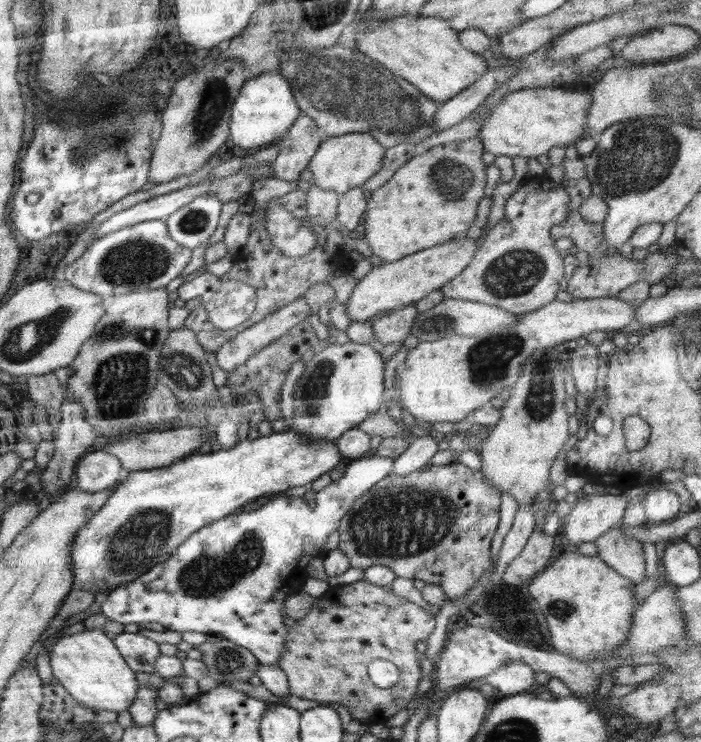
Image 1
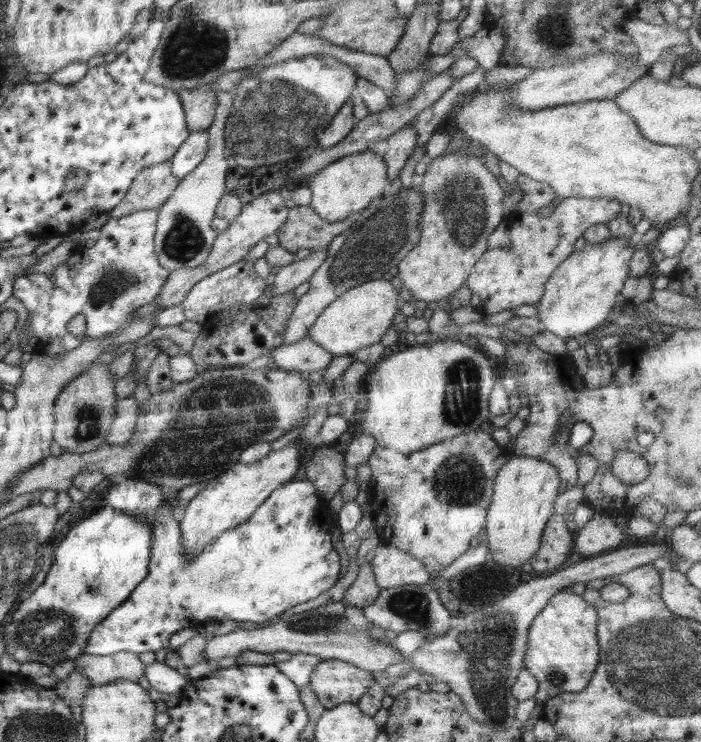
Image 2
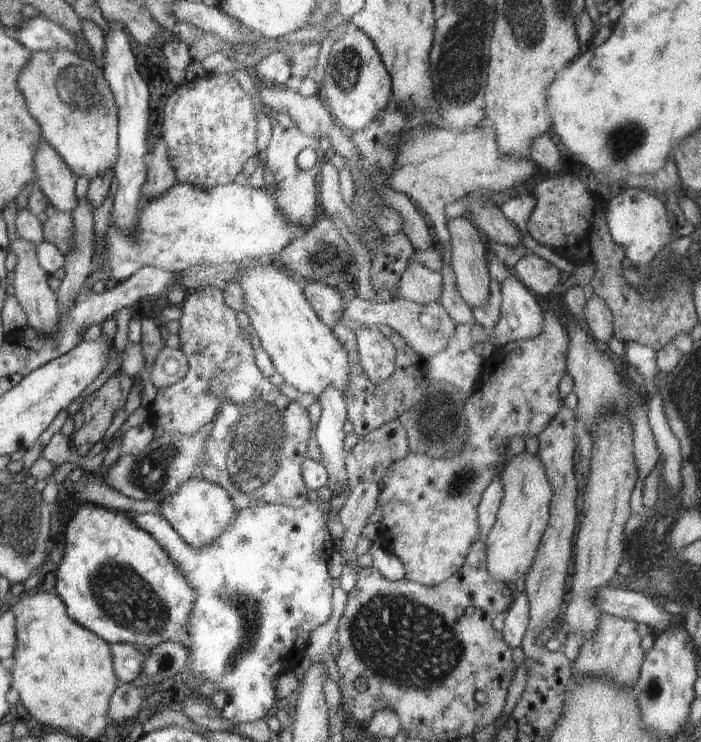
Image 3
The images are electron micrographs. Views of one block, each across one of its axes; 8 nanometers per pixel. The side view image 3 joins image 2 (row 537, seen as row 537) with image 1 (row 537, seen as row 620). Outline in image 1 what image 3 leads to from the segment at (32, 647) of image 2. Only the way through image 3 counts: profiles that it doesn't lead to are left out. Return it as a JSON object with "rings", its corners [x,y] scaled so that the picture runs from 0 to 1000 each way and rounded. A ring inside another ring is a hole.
{"rings":[[[409,577],[365,593],[348,593],[328,605],[280,615],[271,612],[237,629],[183,637],[130,704],[110,717],[101,733],[106,794],[128,795],[140,801],[150,792],[158,796],[187,786],[215,763],[240,755],[254,735],[285,712],[342,689],[351,677],[377,666],[405,666],[419,655],[442,652],[485,625],[486,612],[479,597],[451,596],[417,581]]]}

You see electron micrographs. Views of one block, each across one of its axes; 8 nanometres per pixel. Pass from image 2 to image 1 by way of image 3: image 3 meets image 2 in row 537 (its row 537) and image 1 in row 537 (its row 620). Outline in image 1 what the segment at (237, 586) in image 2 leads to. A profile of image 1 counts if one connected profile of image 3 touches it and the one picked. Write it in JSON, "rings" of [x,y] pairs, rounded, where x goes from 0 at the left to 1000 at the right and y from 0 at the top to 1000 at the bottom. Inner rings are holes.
{"rings":[[[529,611],[506,619],[496,628],[491,640],[468,652],[451,664],[447,679],[431,670],[409,670],[407,666],[389,667],[387,674],[359,690],[344,689],[307,701],[285,712],[255,733],[240,755],[215,763],[187,786],[171,788],[154,799],[144,814],[144,825],[155,834],[175,842],[194,840],[204,844],[211,838],[225,838],[237,849],[254,853],[280,852],[315,856],[318,861],[348,872],[368,888],[369,895],[394,898],[405,879],[405,865],[411,848],[405,844],[405,810],[417,801],[425,801],[422,774],[437,779],[437,763],[445,752],[462,748],[462,732],[469,720],[479,716],[488,697],[502,685],[505,675],[525,663],[538,650],[558,639],[563,619],[544,616]]]}

